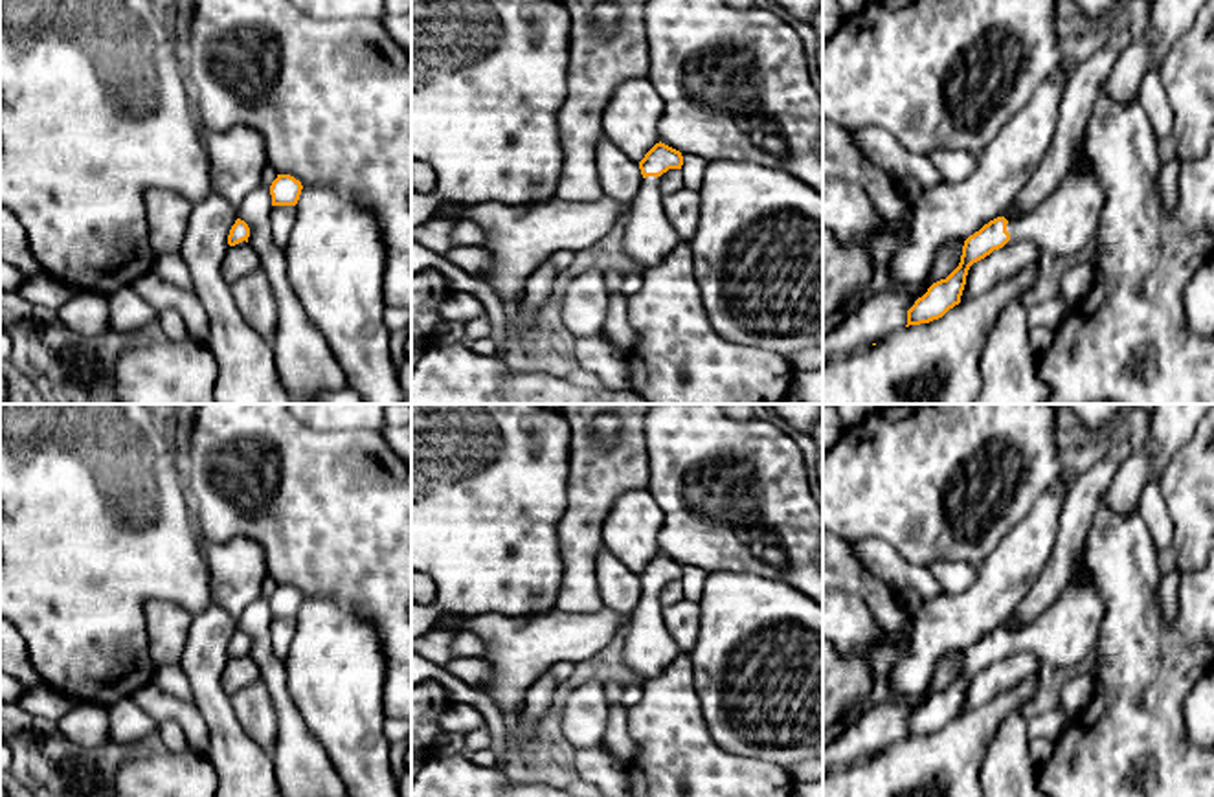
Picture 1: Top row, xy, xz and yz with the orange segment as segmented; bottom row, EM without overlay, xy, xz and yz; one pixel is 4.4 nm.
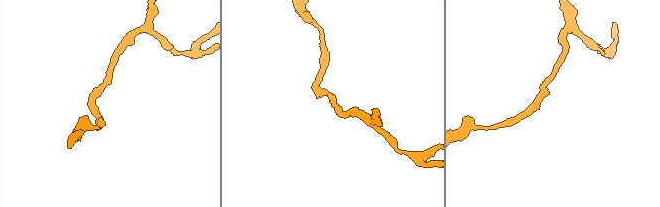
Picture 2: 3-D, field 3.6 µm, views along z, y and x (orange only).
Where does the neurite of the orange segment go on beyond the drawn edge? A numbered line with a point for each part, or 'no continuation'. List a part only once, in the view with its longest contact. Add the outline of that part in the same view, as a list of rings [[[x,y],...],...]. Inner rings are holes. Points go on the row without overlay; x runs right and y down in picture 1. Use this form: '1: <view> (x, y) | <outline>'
1: yz (1066, 634) | [[[1089,571],[1085,582],[1071,578],[1054,604],[1032,624],[1010,632],[1006,643],[1012,654],[1030,650],[1040,665],[1069,668],[1093,656],[1102,619],[1104,599]]]

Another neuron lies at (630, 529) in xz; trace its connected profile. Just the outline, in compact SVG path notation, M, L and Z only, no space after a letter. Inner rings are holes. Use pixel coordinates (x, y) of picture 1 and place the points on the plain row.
M632 488L610 507L601 540L628 569L639 575L659 555L658 534L665 514L648 488Z

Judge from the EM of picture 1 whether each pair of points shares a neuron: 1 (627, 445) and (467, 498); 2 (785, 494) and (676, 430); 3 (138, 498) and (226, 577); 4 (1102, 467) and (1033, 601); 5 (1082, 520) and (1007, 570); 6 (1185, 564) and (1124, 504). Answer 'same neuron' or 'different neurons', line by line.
1: different neurons
2: same neuron
3: different neurons
4: same neuron
5: different neurons
6: different neurons

